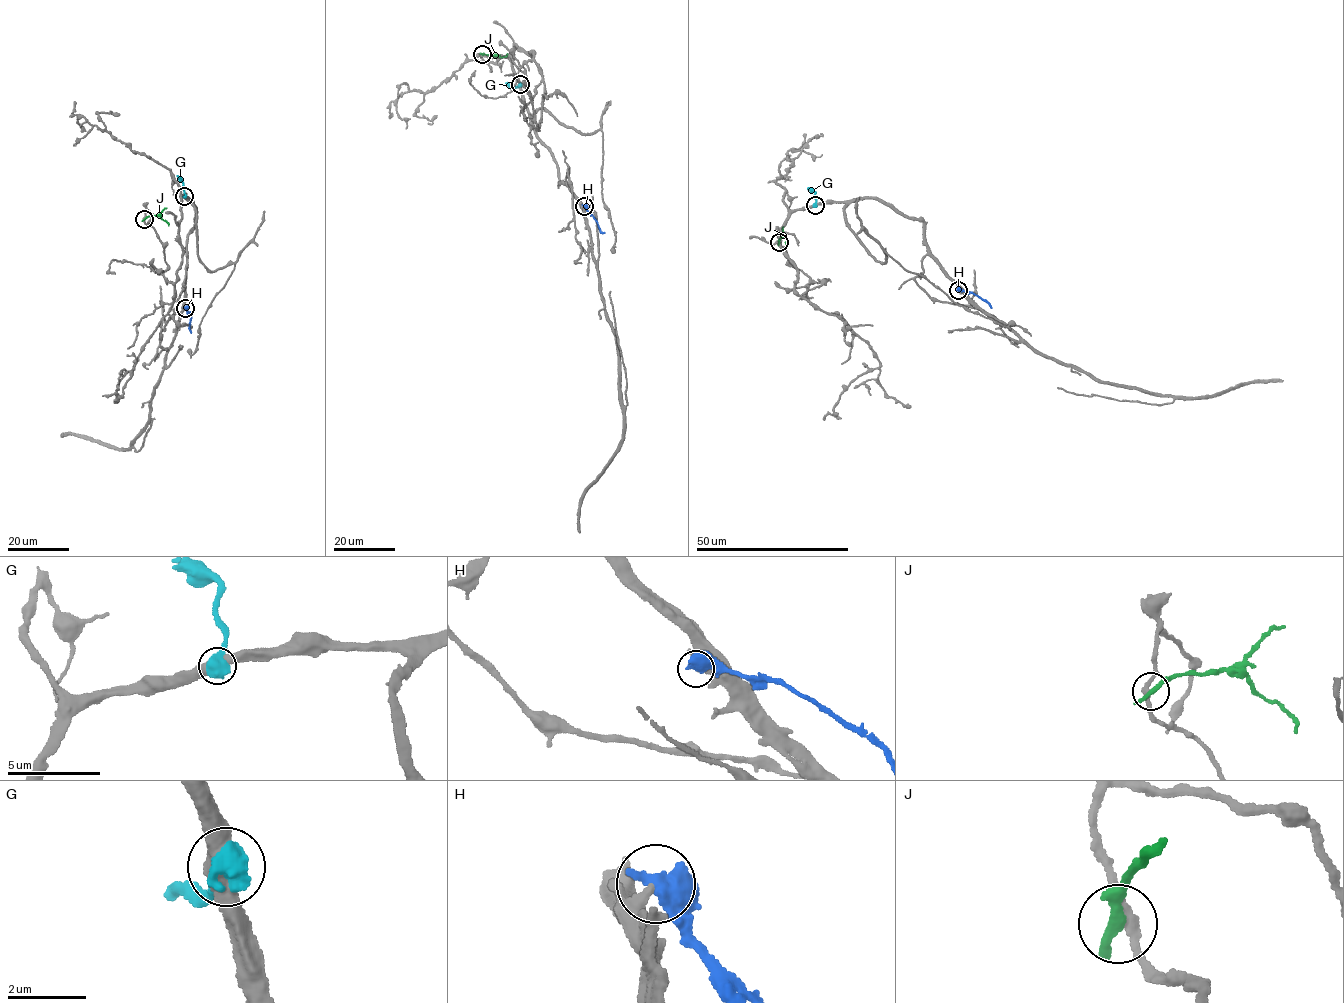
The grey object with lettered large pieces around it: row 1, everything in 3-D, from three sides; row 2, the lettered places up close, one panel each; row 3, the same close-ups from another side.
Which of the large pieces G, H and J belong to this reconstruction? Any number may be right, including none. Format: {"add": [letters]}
{"add": []}

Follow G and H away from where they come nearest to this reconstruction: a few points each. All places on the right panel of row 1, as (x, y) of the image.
G: (815, 205), (814, 192), (807, 188)
H: (958, 290), (978, 295), (991, 308)

